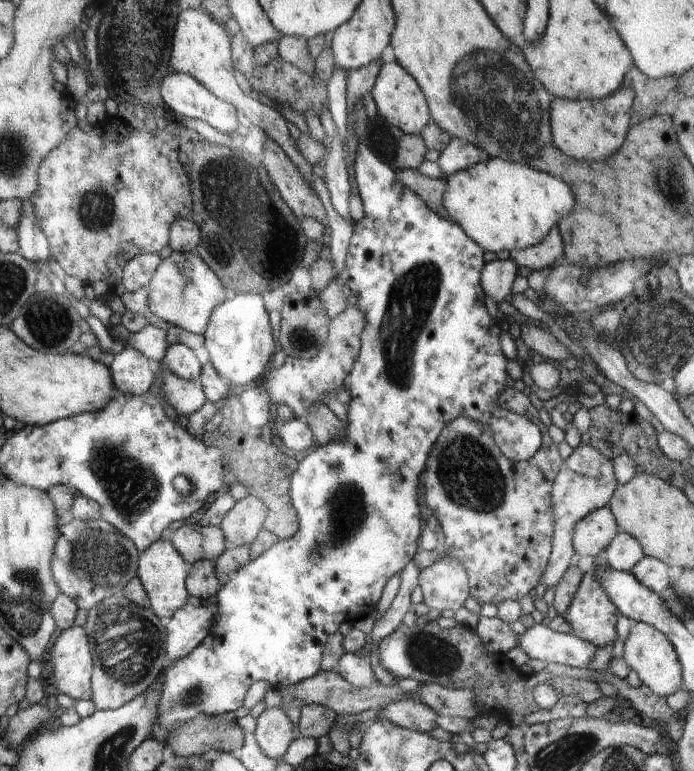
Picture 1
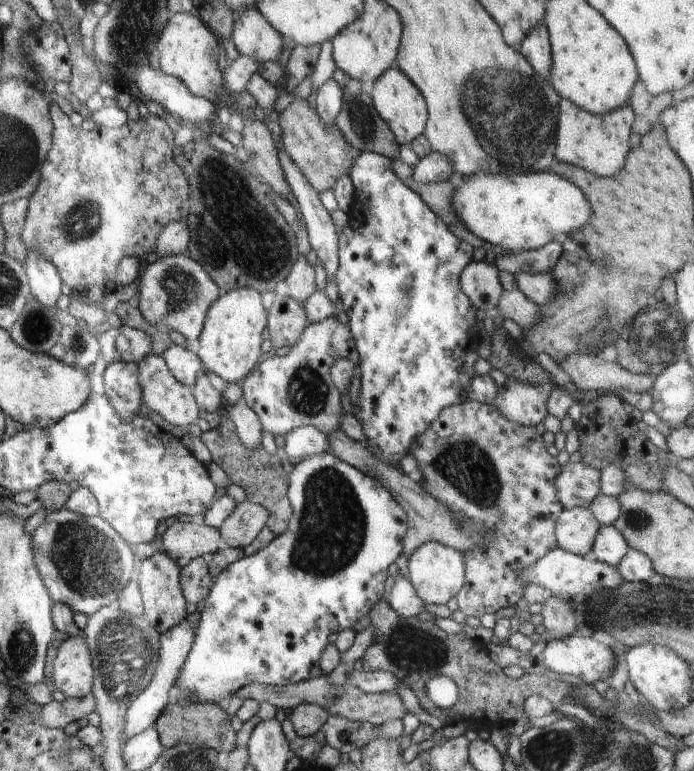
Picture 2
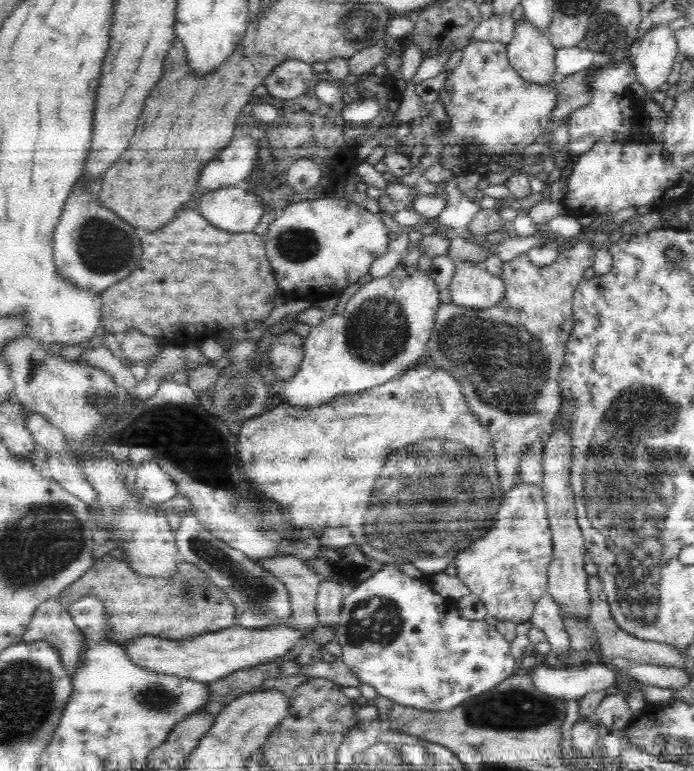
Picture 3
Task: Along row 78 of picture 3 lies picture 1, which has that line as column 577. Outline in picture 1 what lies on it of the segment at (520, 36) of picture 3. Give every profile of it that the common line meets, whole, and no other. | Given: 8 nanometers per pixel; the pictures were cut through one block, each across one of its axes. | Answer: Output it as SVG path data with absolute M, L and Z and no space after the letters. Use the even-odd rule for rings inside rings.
M601 507L586 514L574 526L573 546L577 557L599 558L618 532L616 520L610 508Z

